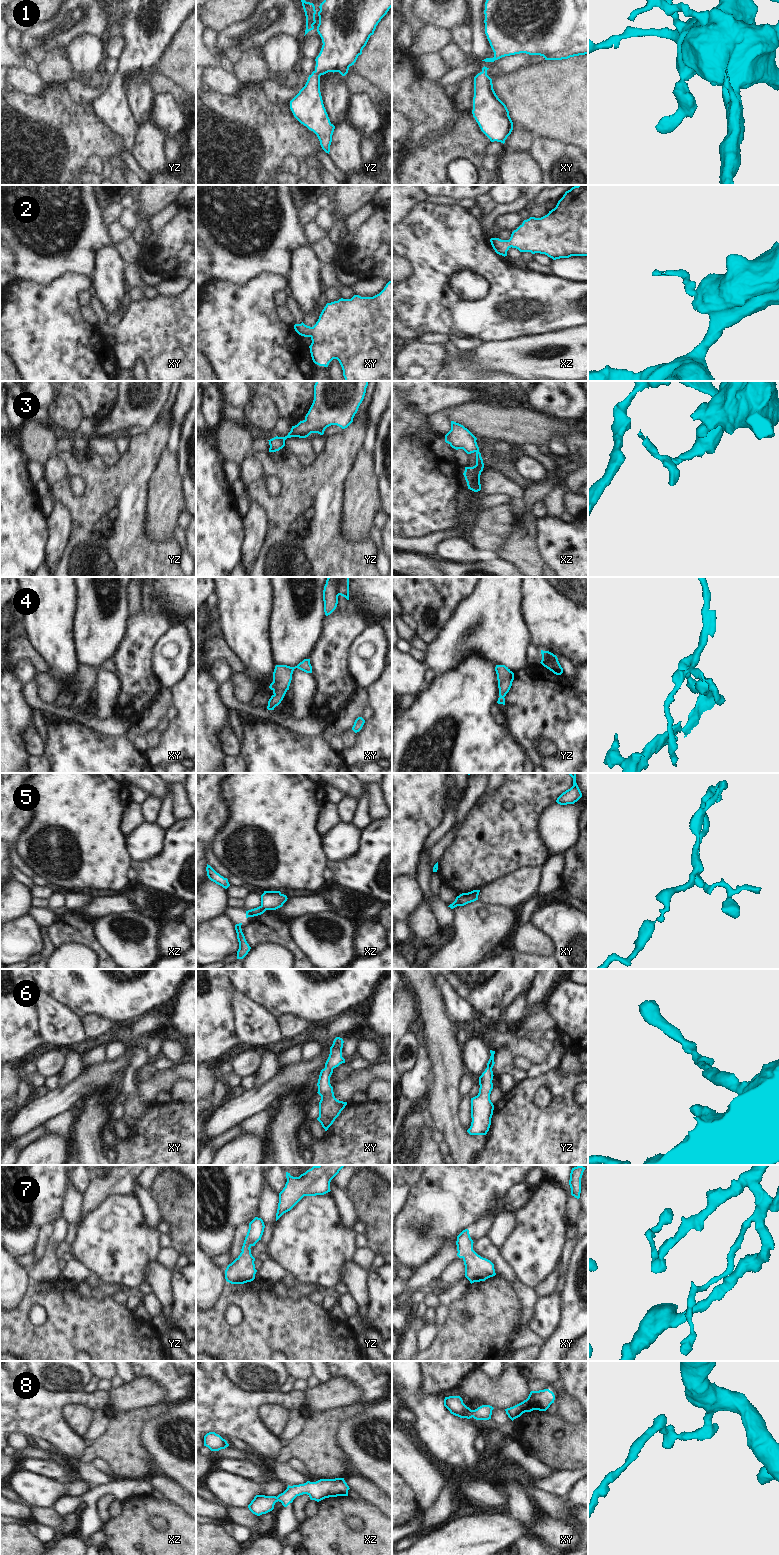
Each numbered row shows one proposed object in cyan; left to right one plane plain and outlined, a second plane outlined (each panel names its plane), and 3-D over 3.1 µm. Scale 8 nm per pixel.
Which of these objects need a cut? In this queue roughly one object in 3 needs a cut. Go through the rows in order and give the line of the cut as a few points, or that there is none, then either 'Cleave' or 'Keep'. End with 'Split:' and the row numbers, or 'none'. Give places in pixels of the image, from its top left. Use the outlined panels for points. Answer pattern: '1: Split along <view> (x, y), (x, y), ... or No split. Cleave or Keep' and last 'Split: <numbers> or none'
1: No split. Keep
2: No split. Keep
3: Split along xz (476, 464), (482, 469). Cleave
4: No split. Keep
5: Split along xy (457, 896), (459, 905). Cleave
6: No split. Keep
7: No split. Keep
8: No split. Keep
Split: 3, 5

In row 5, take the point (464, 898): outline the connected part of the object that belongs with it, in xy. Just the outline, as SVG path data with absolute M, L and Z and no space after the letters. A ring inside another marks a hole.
M473 890L468 893L462 893L458 896L458 904L459 906L464 906L468 903L474 902L478 900L480 890Z

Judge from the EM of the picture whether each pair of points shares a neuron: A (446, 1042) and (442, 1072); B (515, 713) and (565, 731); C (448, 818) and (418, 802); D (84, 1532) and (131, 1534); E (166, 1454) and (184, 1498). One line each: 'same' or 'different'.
A: same
B: same
C: different
D: different
E: different

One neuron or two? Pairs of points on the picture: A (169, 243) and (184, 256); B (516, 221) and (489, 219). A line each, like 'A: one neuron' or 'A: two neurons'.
A: one neuron
B: two neurons

